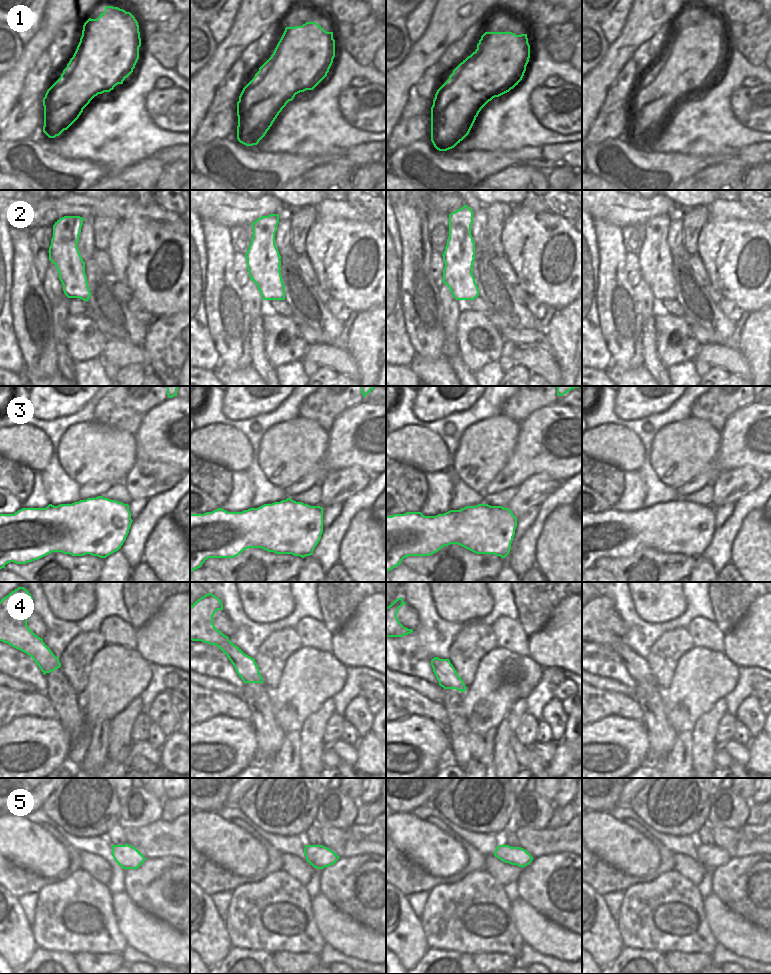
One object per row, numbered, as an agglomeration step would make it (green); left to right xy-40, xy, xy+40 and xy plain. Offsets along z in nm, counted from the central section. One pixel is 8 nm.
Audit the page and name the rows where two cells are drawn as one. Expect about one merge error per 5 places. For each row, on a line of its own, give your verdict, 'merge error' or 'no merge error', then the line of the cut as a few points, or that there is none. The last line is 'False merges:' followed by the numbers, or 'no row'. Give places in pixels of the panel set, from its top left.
1: no merge error | no cut
2: no merge error | no cut
3: no merge error | no cut
4: no merge error | no cut
5: no merge error | no cut
False merges: no row

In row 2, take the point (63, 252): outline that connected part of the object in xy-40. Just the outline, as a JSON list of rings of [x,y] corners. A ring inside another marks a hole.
[[[64,216],[53,225],[53,237],[49,247],[49,260],[57,267],[64,294],[68,298],[88,301],[89,290],[83,261],[77,243],[85,219],[80,216]]]

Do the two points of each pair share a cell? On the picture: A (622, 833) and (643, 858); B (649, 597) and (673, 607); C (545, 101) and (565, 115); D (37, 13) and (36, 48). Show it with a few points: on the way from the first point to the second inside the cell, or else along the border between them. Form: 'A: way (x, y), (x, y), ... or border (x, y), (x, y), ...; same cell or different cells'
A: way (624, 839), (637, 852); same cell
B: way (655, 597), (659, 597), (667, 602); same cell
C: way (550, 106), (560, 114); same cell
D: border (45, 10), (37, 31); different cells

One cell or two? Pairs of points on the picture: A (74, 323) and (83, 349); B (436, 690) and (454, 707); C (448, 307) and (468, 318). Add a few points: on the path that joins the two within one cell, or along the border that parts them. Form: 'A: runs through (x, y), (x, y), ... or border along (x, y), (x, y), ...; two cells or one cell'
A: runs through (78, 329), (81, 332), (83, 343); one cell
B: border along (445, 689), (442, 702); two cells
C: border along (460, 311), (456, 336); two cells

